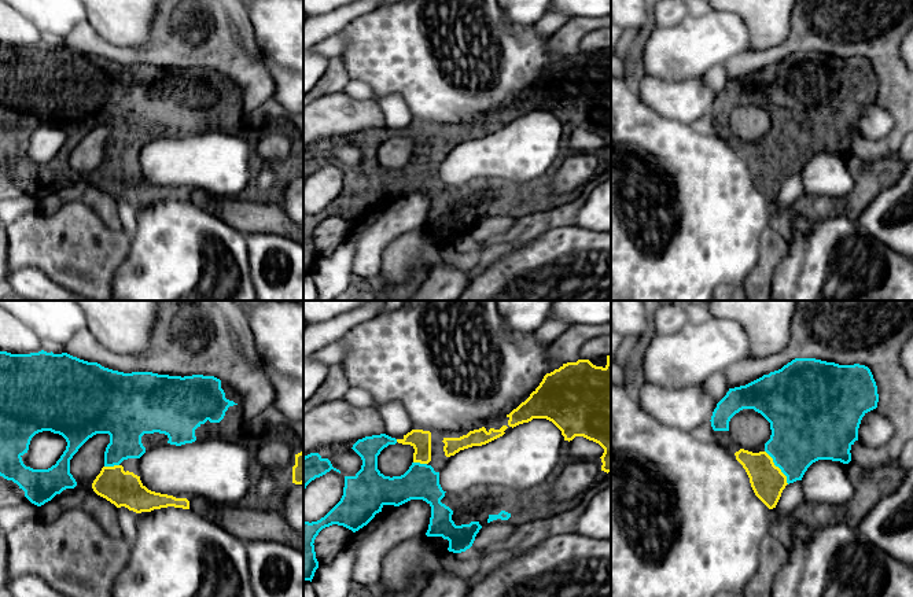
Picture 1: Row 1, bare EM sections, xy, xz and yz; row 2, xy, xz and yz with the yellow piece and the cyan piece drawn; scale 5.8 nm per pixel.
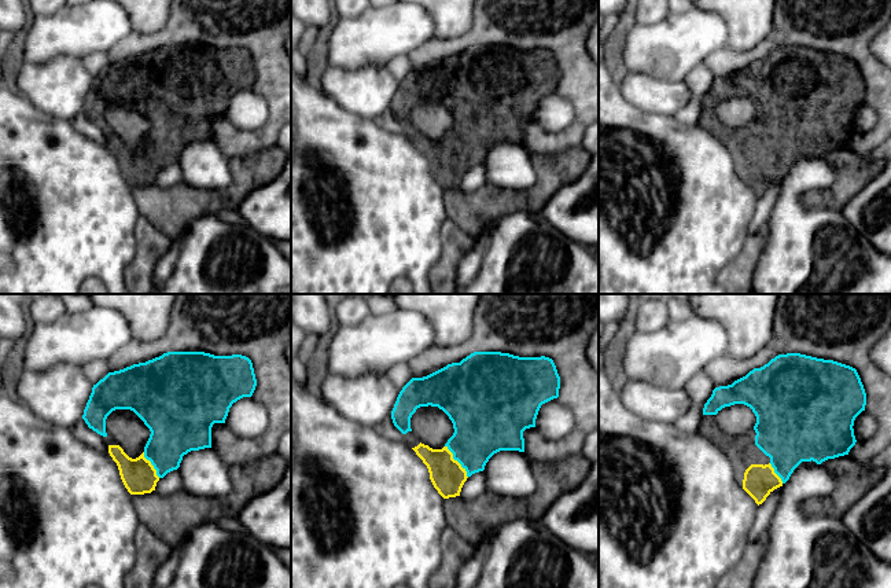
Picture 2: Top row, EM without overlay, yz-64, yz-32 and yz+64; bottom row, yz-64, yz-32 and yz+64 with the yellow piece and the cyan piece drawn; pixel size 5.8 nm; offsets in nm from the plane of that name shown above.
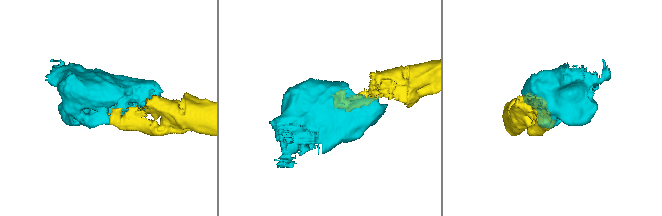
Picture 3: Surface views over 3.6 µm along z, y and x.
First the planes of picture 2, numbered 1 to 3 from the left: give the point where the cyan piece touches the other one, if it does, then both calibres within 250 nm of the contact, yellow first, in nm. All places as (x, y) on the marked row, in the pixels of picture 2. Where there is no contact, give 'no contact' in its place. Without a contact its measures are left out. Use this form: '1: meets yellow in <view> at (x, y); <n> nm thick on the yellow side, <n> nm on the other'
1: meets yellow in yz-64 at (151, 465); 200 nm thick on the yellow side, 300 nm on the other
2: meets yellow in yz-32 at (457, 462); 200 nm thick on the yellow side, 340 nm on the other
3: meets yellow in yz+64 at (774, 473); 180 nm thick on the yellow side, 360 nm on the other

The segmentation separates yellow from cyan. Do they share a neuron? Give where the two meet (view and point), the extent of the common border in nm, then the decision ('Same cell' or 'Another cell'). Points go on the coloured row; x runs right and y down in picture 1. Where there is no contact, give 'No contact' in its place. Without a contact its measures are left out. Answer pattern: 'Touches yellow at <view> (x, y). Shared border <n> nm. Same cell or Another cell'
Touches yellow at yz (777, 467). Shared border 240 nm. Same cell

